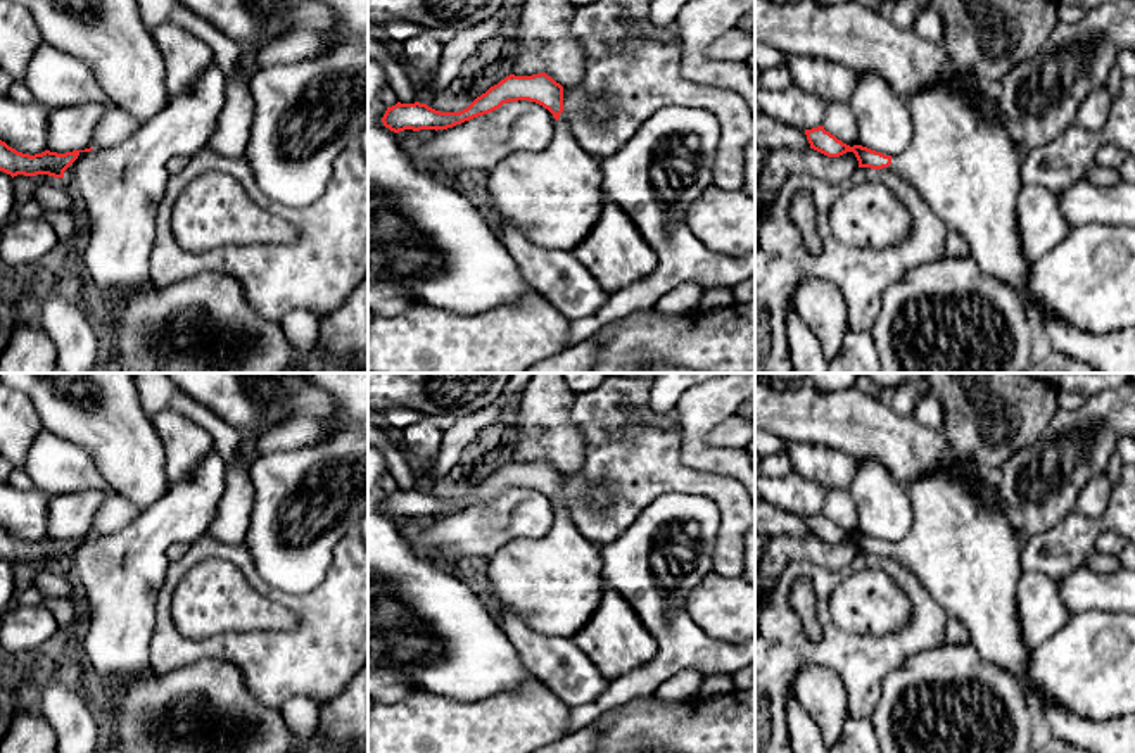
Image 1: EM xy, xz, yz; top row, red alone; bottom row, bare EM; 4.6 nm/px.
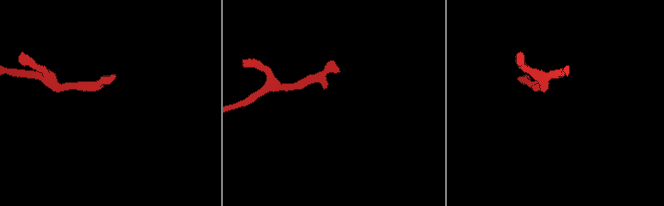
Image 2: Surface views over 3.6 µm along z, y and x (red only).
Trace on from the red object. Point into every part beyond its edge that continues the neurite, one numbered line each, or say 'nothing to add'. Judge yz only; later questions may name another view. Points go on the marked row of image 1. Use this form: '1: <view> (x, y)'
1: yz (964, 163)

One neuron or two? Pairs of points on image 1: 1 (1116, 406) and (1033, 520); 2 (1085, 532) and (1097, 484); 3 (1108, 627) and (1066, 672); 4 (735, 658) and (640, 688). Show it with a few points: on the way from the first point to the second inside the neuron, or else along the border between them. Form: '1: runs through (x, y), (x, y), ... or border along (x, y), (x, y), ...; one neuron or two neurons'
1: runs through (1099, 434), (1090, 461), (1061, 493); one neuron
2: border along (1111, 486), (1101, 515), (1075, 510); two neurons
3: runs through (1101, 638), (1077, 662); one neuron
4: runs through (710, 658), (671, 658), (664, 665); one neuron

